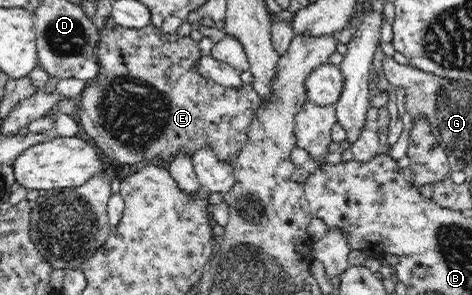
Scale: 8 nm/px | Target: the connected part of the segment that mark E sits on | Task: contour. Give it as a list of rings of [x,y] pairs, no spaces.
[[[107,16],[104,21],[105,26],[101,26],[98,29],[100,42],[97,43],[97,49],[95,49],[95,57],[97,57],[97,64],[99,64],[99,71],[95,74],[94,78],[87,80],[84,84],[81,92],[77,95],[78,105],[78,121],[77,125],[80,125],[81,131],[85,133],[85,138],[95,145],[97,152],[103,157],[103,161],[107,164],[113,163],[119,166],[124,165],[137,165],[137,163],[143,163],[143,165],[161,165],[163,167],[169,167],[177,157],[186,154],[186,157],[193,157],[195,151],[199,149],[210,149],[216,160],[223,165],[233,166],[237,160],[237,157],[241,155],[241,151],[245,149],[247,141],[249,141],[249,125],[251,121],[255,119],[257,115],[257,109],[261,104],[260,97],[255,93],[252,86],[247,83],[243,85],[243,89],[238,91],[223,87],[223,85],[215,83],[209,76],[201,74],[198,68],[200,67],[200,60],[203,58],[201,53],[201,47],[198,42],[197,33],[188,35],[181,34],[168,34],[157,26],[149,23],[142,28],[124,28],[123,26],[116,25],[112,16]]]

